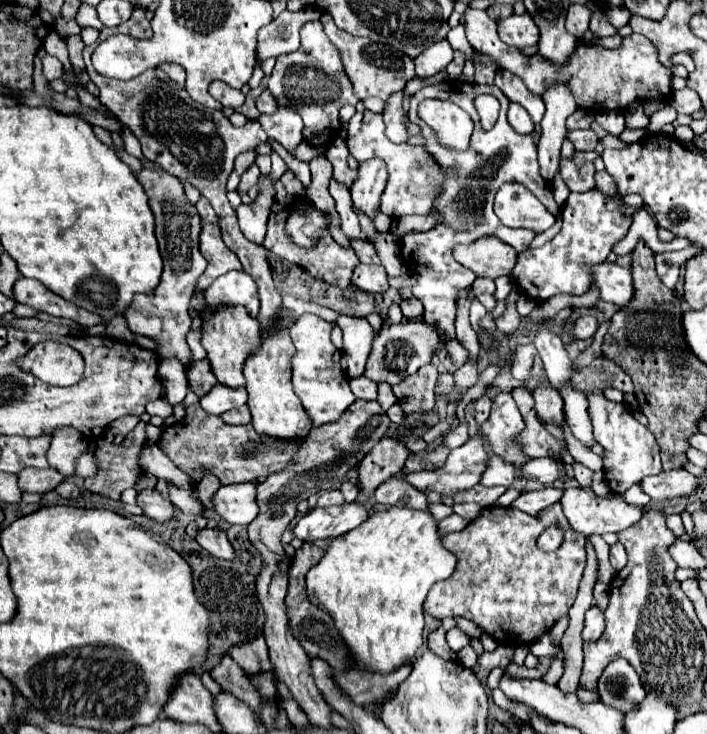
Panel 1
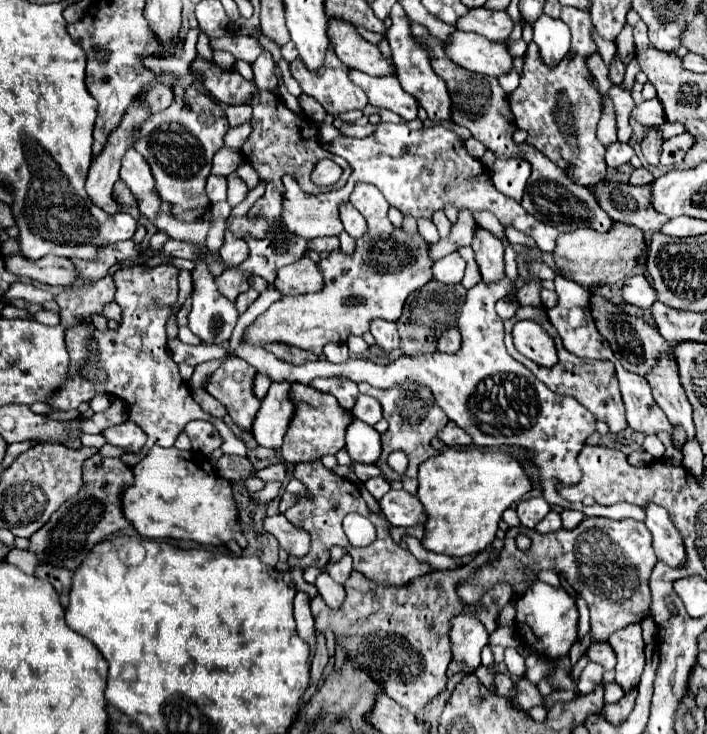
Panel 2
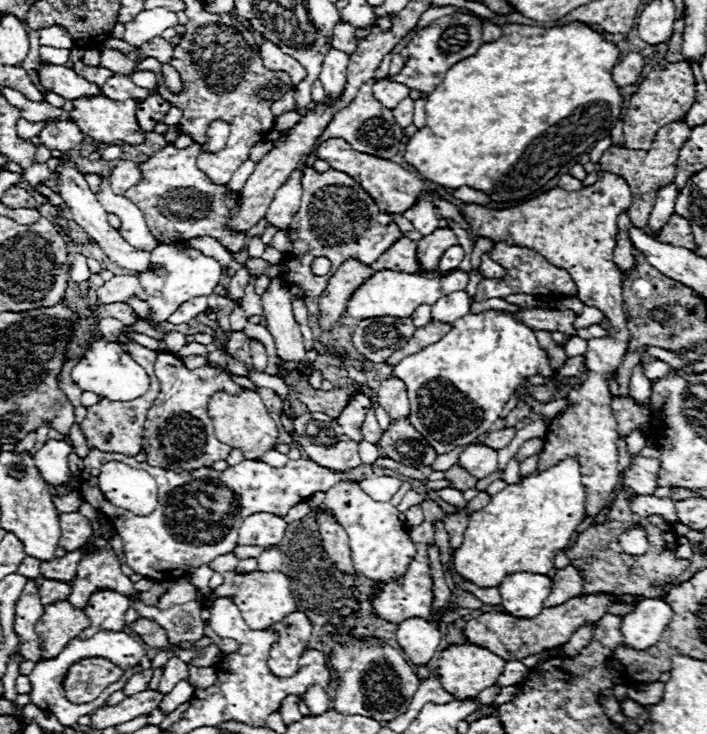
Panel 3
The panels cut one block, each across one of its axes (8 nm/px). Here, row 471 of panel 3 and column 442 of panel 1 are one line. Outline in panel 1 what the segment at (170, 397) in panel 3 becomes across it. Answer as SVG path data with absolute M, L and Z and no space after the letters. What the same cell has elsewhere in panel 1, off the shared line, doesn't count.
M366 110L364 114L356 114L348 122L348 150L360 164L370 158L380 158L386 164L388 182L380 206L384 214L388 214L390 218L402 218L410 214L428 216L432 212L436 198L444 190L442 182L446 180L446 174L442 174L440 164L422 146L390 142L384 134L384 122L380 120L380 114L368 114Z

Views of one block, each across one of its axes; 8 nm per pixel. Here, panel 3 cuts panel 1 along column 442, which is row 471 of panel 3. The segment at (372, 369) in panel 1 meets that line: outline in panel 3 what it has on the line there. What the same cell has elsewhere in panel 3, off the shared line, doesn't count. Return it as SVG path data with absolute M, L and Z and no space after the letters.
M320 412L302 414L300 418L294 420L294 432L296 432L296 442L304 448L306 456L324 468L330 468L336 472L348 472L350 468L356 468L362 464L358 454L358 444L354 444L354 440L350 440L342 432L340 424L336 424L336 420L328 418L326 414L320 414Z

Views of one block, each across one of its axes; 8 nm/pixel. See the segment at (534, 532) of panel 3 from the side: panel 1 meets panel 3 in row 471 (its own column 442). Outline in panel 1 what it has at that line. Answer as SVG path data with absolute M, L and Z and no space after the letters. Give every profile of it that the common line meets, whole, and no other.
M388 508L384 512L376 512L372 514L362 526L358 526L354 532L346 532L344 536L338 536L330 542L330 546L326 548L326 554L322 556L322 560L310 568L310 572L306 574L306 592L308 592L308 600L320 608L324 608L332 620L334 626L338 628L346 648L350 650L350 658L352 658L352 666L360 672L372 672L372 674L392 674L396 672L400 666L404 666L414 654L416 650L422 646L422 630L424 630L424 612L422 612L422 604L426 600L426 594L430 592L430 588L438 582L438 580L446 580L452 572L454 572L456 560L454 556L442 546L440 536L438 536L438 522L420 510L406 510L406 508Z

